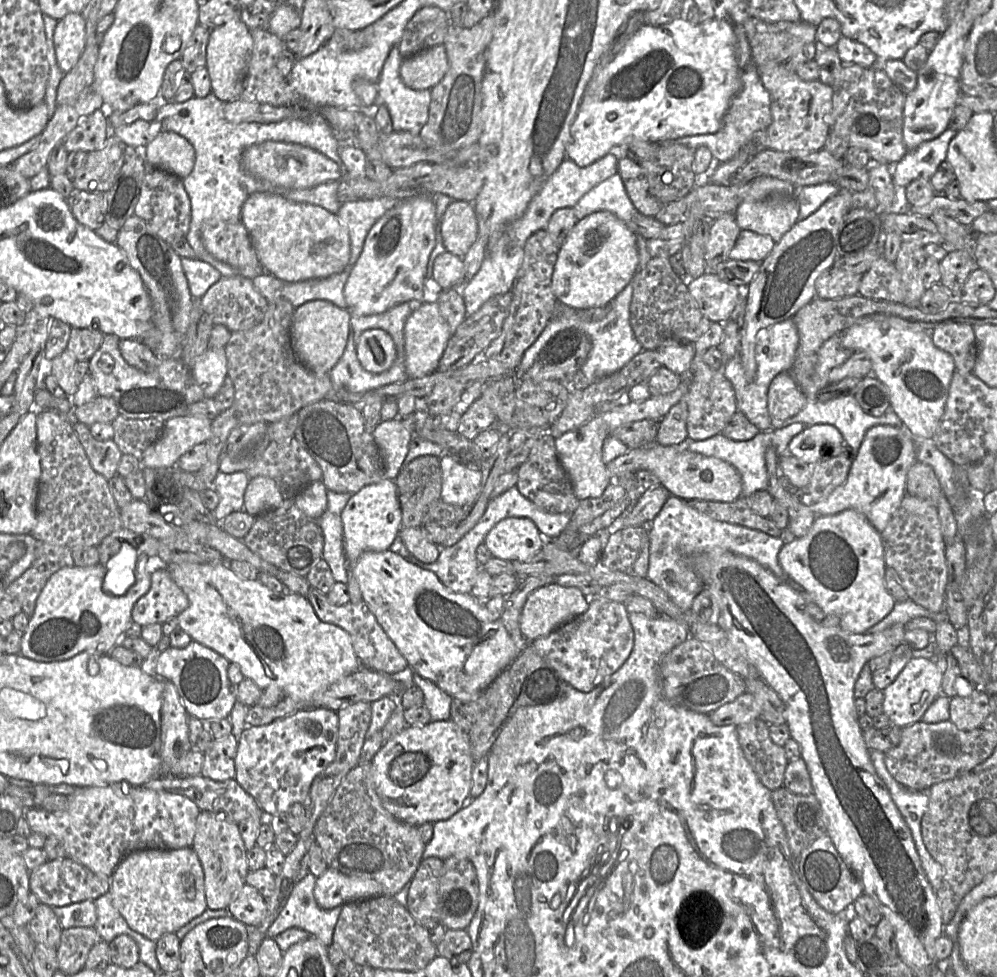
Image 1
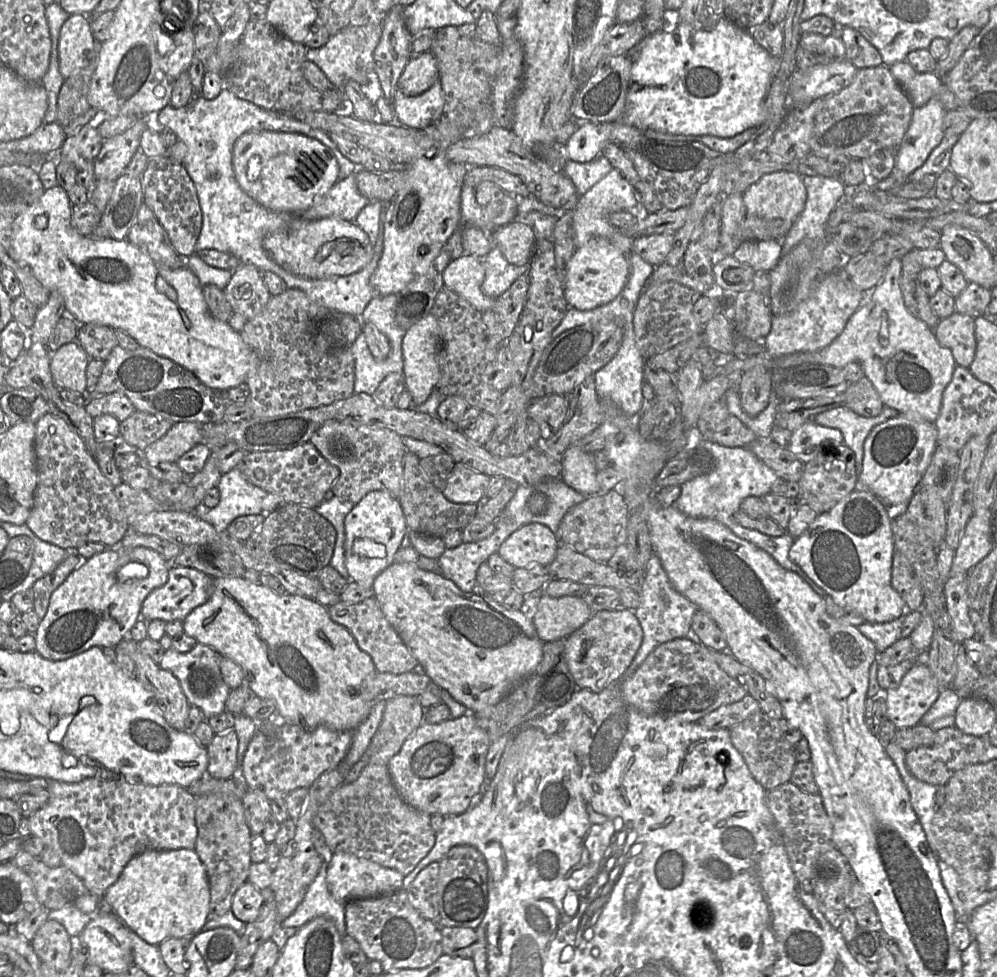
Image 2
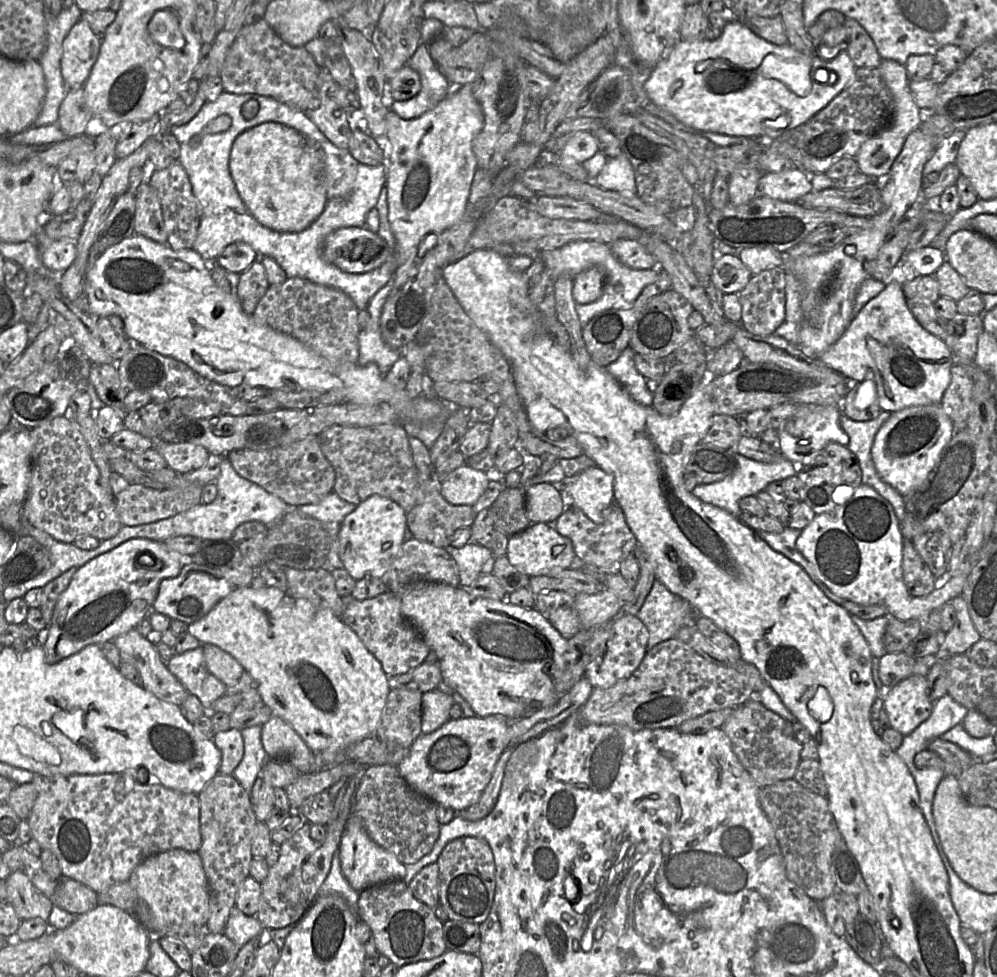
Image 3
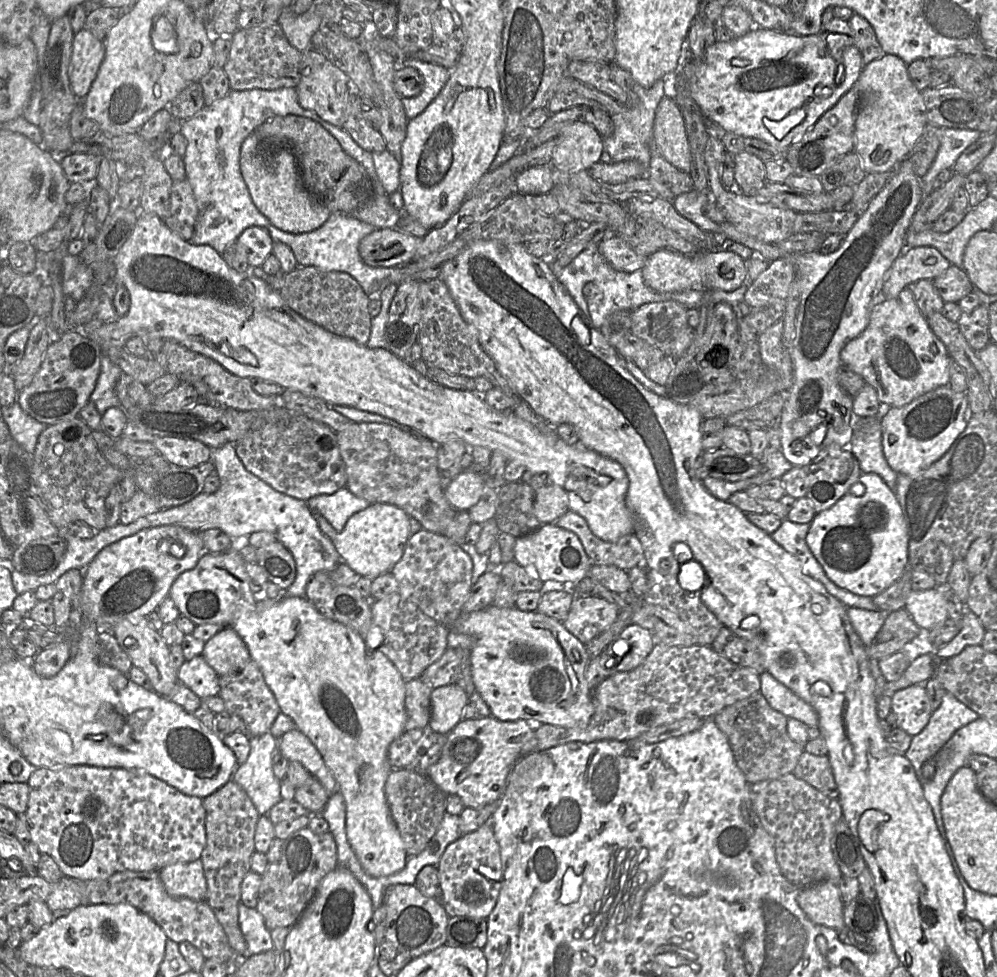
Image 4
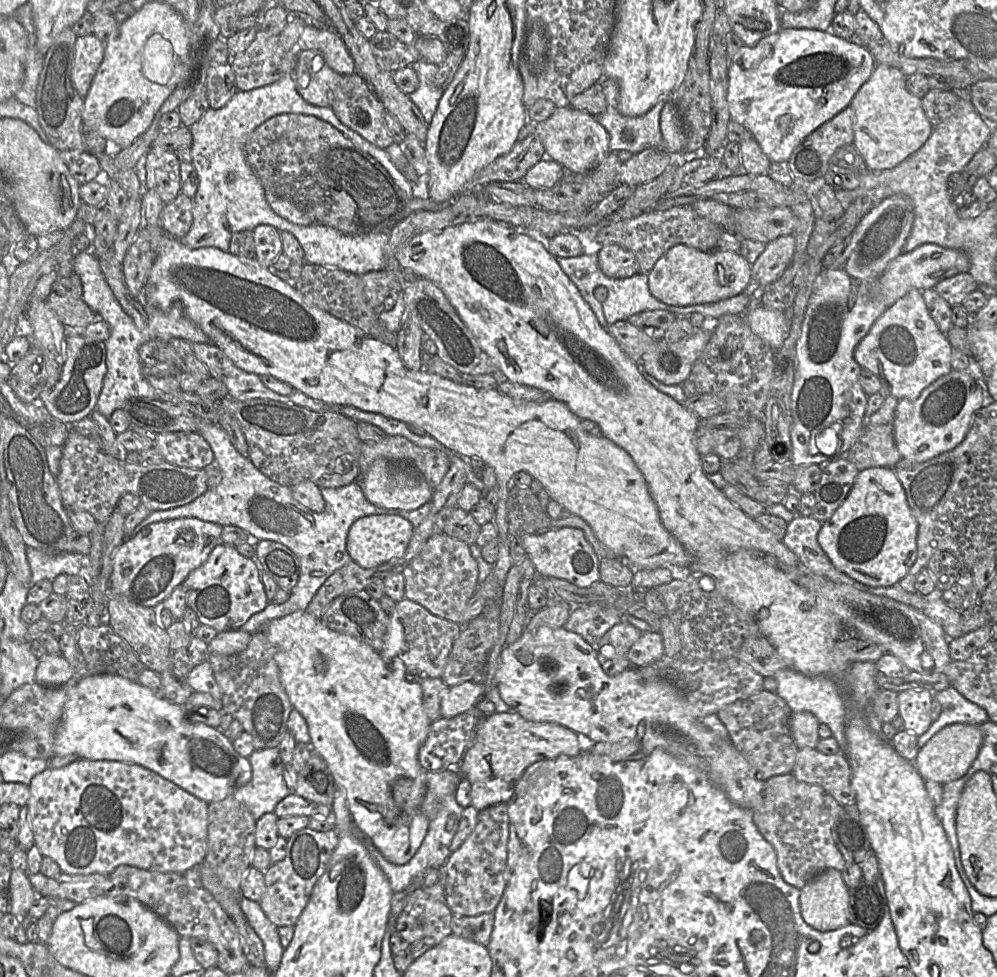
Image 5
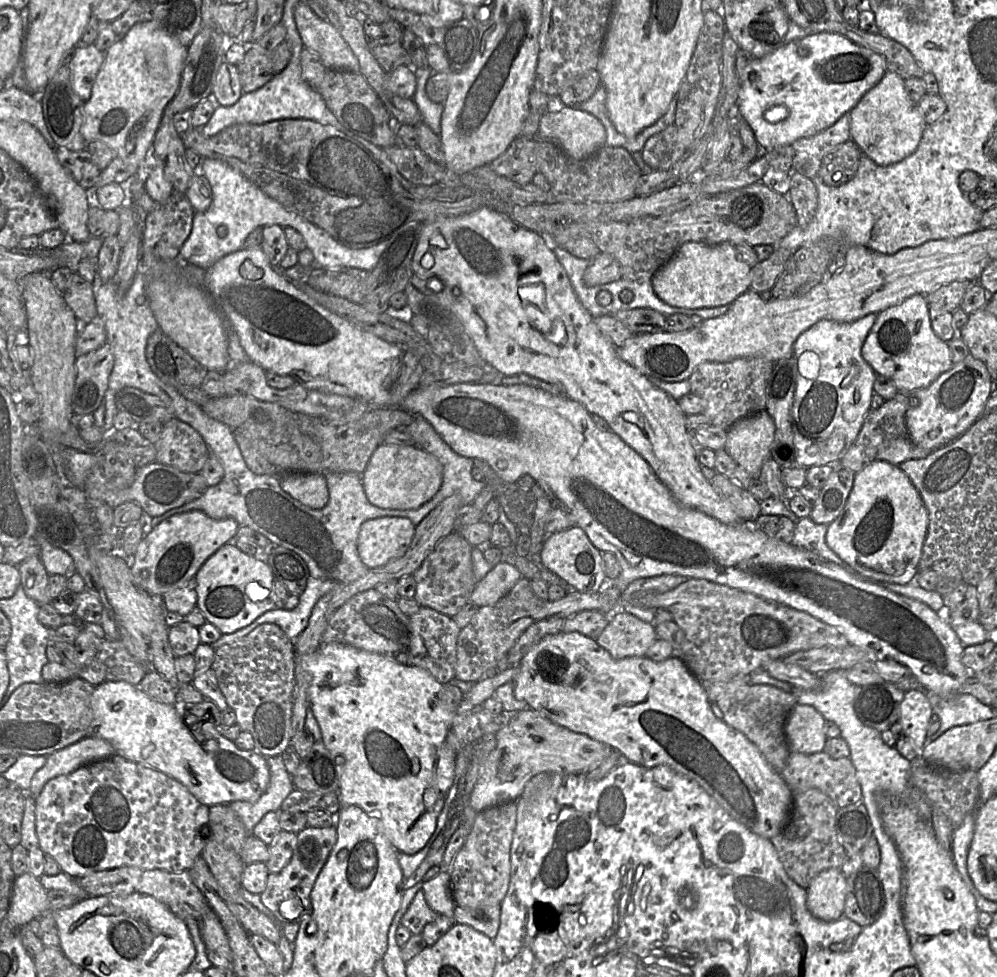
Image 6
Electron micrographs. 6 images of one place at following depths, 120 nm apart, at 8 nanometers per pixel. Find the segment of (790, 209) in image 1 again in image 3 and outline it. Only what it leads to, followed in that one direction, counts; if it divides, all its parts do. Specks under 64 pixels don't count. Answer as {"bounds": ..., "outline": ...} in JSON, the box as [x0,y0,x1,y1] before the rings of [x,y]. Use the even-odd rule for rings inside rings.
{"bounds":[758,169,812,202],"outline":[[[802,169],[763,173],[758,183],[758,195],[795,202],[812,191],[810,176]]]}

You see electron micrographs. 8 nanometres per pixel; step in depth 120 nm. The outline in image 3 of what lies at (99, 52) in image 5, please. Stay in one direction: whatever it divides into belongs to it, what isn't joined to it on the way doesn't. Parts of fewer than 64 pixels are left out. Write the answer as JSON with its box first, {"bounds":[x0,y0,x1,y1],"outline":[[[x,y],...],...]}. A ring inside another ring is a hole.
{"bounds":[61,18,101,89],"outline":[[[81,18],[74,24],[63,42],[61,74],[68,89],[84,87],[100,52],[101,40],[93,33],[87,21]]]}

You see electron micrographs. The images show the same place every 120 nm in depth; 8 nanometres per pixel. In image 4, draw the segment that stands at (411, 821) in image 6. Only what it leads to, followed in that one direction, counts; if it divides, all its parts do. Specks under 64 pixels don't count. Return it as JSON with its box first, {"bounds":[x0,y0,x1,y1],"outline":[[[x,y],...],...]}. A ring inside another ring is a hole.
{"bounds":[229,594,409,877],"outline":[[[284,594],[276,600],[262,599],[257,601],[256,608],[241,614],[229,624],[245,642],[250,657],[261,670],[265,683],[273,693],[282,714],[289,716],[300,730],[314,744],[322,756],[327,768],[337,782],[338,791],[346,803],[346,833],[348,842],[354,851],[361,867],[370,876],[385,877],[393,875],[406,866],[409,858],[400,833],[395,825],[385,796],[385,782],[389,773],[394,769],[387,757],[390,744],[405,732],[405,683],[394,664],[381,652],[369,649],[364,639],[353,629],[326,618],[305,597],[291,597]]]}

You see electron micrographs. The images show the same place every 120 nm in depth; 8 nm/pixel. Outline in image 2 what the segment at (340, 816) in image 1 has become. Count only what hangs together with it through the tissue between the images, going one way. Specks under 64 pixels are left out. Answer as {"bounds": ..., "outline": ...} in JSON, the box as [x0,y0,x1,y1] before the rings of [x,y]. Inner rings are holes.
{"bounds":[314,765,436,877],"outline":[[[366,765],[359,778],[352,783],[343,783],[333,791],[314,817],[314,828],[319,830],[333,854],[345,852],[365,858],[383,867],[398,871],[404,877],[432,849],[436,833],[430,826],[431,815],[407,804],[399,795],[386,765]]]}

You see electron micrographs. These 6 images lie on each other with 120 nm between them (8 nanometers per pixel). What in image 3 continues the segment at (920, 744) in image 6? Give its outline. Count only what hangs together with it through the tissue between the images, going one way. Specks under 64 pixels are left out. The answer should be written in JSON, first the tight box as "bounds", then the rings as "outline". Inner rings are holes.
{"bounds":[882,674,933,735],"outline":[[[912,674],[882,693],[890,727],[907,735],[931,714],[933,702],[928,696],[927,678]]]}

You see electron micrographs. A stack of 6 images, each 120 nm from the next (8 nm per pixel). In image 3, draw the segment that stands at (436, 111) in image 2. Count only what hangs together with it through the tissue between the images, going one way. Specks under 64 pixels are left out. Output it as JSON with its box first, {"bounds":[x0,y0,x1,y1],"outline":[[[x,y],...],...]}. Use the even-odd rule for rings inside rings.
{"bounds":[391,42,452,119],"outline":[[[420,42],[407,65],[418,72],[421,88],[408,100],[393,100],[391,109],[403,119],[414,119],[433,109],[452,91],[452,86],[431,58],[428,46]]]}

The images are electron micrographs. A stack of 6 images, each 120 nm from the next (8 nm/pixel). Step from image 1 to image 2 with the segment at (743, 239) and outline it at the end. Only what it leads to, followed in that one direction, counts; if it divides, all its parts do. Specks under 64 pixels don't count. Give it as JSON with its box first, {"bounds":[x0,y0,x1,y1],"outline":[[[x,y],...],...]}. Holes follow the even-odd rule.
{"bounds":[732,241,781,272],"outline":[[[744,241],[732,255],[735,259],[749,264],[756,272],[770,271],[781,258],[781,241]]]}

